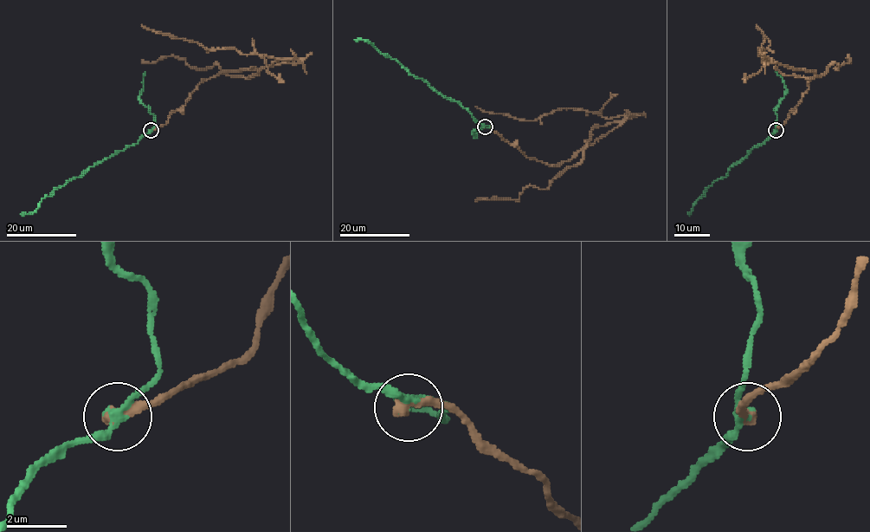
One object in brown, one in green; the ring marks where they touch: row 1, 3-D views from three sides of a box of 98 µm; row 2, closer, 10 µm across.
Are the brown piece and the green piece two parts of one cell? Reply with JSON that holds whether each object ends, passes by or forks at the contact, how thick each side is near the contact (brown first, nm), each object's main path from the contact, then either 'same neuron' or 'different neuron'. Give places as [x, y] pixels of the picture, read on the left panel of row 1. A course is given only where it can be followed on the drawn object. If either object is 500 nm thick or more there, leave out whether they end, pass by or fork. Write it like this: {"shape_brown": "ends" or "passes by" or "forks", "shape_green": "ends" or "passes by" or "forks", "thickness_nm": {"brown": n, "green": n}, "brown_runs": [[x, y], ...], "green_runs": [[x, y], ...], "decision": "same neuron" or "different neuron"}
{"shape_brown": "ends", "shape_green": "passes by", "thickness_nm": {"brown": 440, "green": 280}, "brown_runs": [[151, 130], [204, 79], [305, 58], [274, 60], [249, 77], [172, 55], [141, 61]], "green_runs": [[151, 130], [132, 145], [117, 150], [89, 167], [80, 177], [57, 187], [41, 200], [34, 211], [20, 214]], "decision": "different neuron"}

